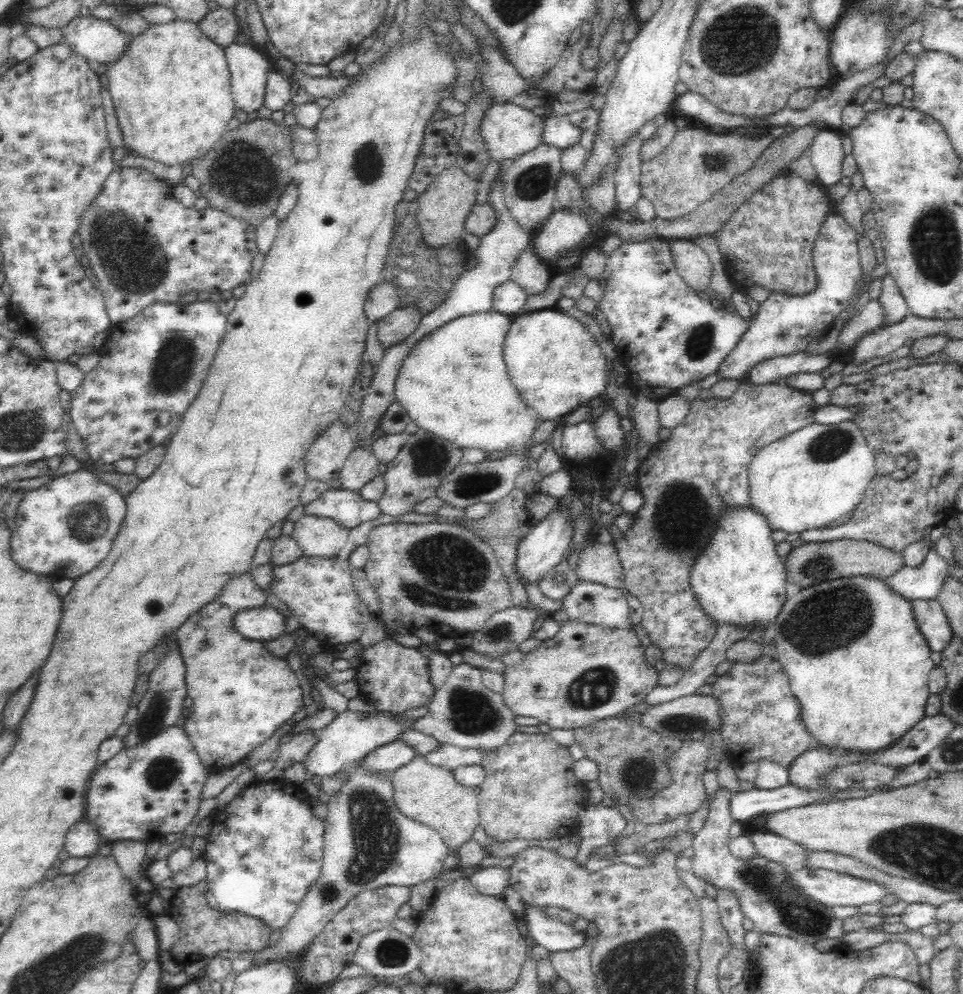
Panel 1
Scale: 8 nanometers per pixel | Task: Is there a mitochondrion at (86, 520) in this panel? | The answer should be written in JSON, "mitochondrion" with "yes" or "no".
{"mitochondrion":"yes"}

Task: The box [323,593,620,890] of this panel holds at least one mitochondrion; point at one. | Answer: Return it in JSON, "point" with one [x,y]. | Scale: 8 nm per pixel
{"point":[375,842]}

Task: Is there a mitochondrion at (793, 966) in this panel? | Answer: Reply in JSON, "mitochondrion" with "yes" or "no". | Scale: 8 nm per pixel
{"mitochondrion":"no"}

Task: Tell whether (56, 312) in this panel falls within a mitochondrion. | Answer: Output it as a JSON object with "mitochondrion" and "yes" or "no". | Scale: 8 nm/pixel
{"mitochondrion":"no"}

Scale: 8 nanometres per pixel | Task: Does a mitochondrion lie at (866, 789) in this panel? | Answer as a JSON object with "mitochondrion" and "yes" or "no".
{"mitochondrion":"no"}

